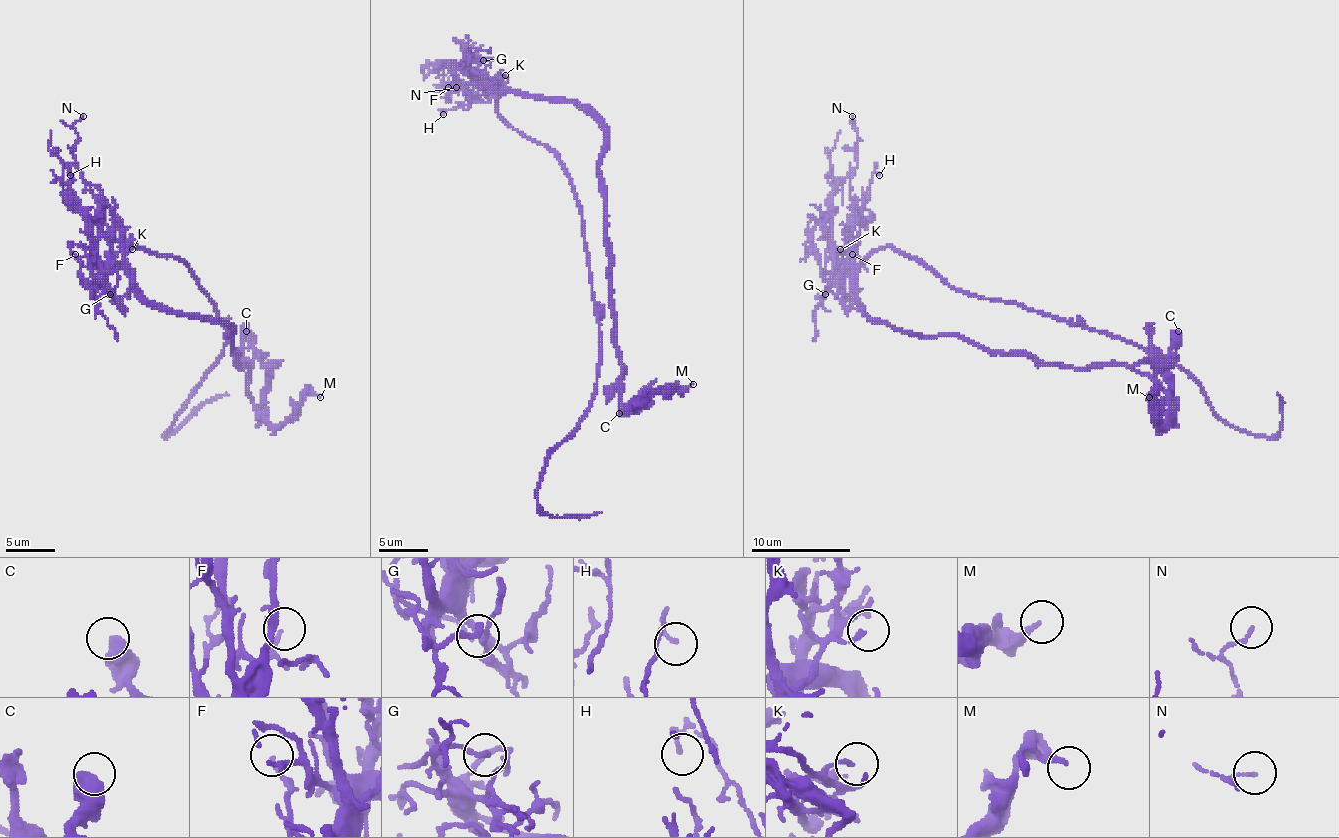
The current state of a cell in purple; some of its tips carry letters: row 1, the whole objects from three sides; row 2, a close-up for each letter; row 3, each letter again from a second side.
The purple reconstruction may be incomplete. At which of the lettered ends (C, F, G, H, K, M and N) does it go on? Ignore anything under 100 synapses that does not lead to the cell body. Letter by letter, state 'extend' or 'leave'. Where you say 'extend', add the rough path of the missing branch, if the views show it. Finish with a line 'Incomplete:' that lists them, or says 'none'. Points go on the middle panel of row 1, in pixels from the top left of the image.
C: leave
F: leave
G: leave
H: leave
K: leave
M: leave
N: leave
Incomplete: none

